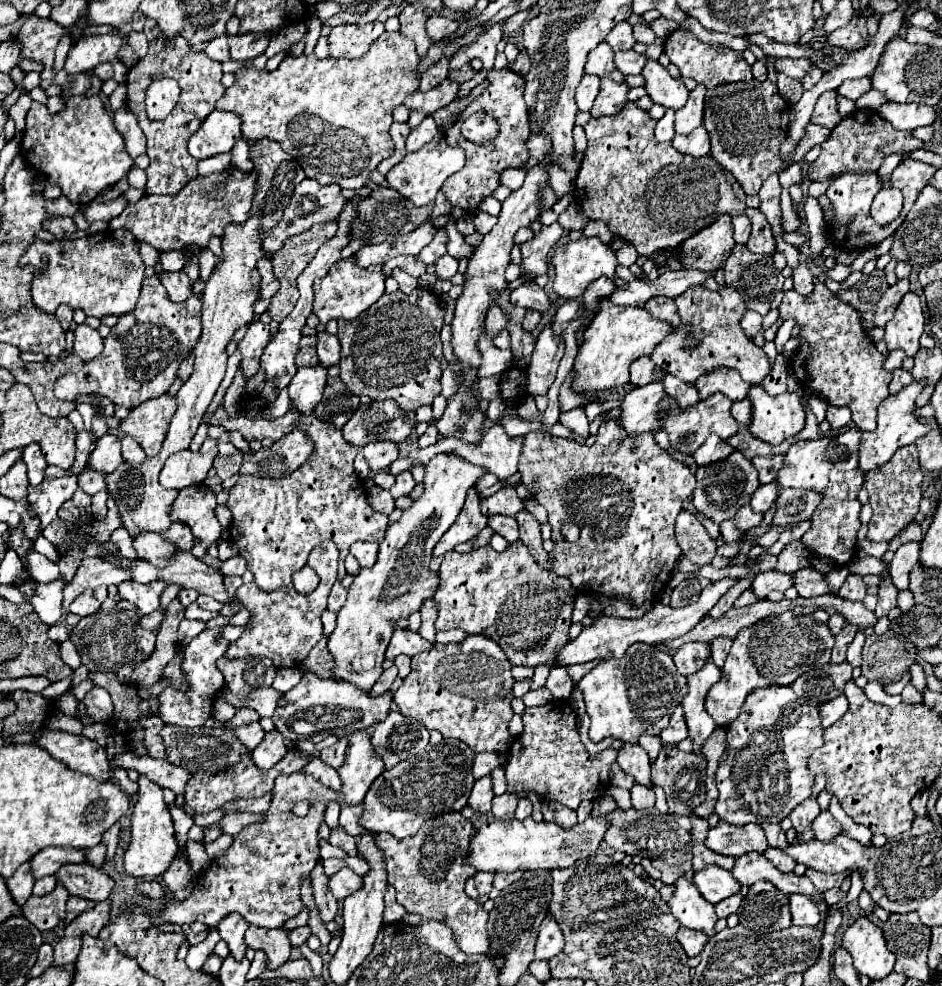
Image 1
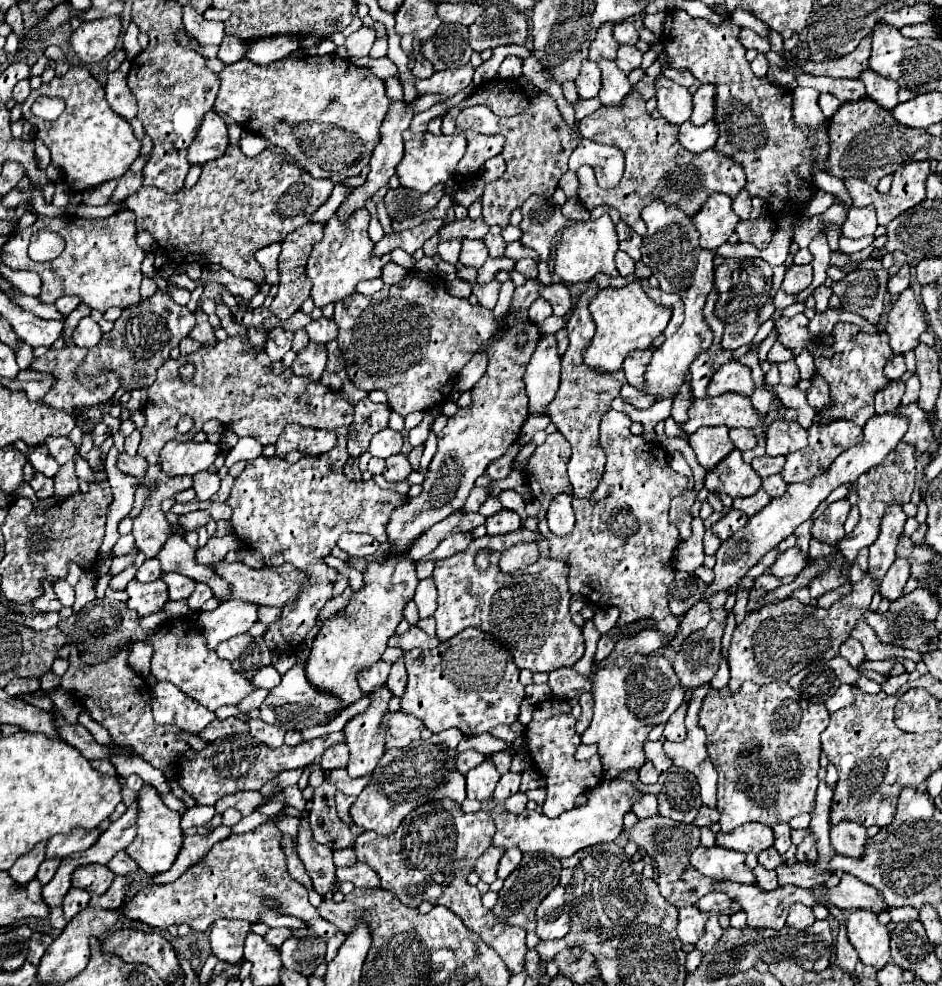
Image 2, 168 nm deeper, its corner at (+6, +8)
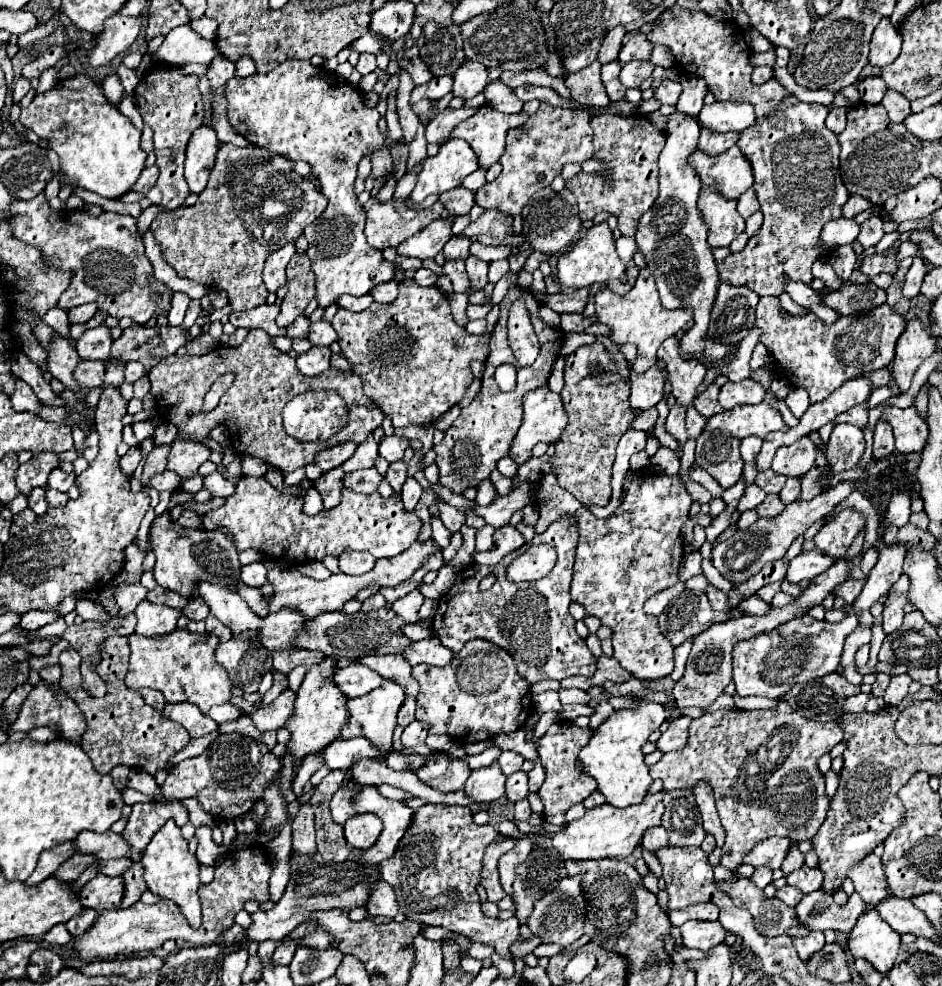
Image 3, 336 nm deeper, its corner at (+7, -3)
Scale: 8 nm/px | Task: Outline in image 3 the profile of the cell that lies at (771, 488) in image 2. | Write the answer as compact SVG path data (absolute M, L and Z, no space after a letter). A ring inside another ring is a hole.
M788 478L786 484L784 484L784 488L782 488L782 492L778 496L780 496L780 500L784 504L794 502L800 496L800 480L798 478Z

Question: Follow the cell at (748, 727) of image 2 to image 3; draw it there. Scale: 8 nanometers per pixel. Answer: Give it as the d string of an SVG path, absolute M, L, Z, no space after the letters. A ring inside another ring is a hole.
M784 698L778 700L778 706L772 708L772 710L716 710L712 714L702 714L700 718L694 718L690 722L690 728L688 728L690 736L688 736L688 746L680 752L666 752L662 756L660 762L656 762L652 766L652 778L660 778L664 782L664 790L674 790L674 788L684 788L684 786L694 786L698 780L708 780L712 790L714 790L714 798L716 798L716 808L718 808L718 814L720 814L720 820L722 820L722 826L726 830L726 842L722 846L722 856L720 856L720 864L726 866L728 870L736 870L740 864L742 864L742 858L748 850L752 850L752 844L764 840L764 838L772 838L772 836L786 836L790 840L810 840L816 830L822 826L824 818L826 818L826 812L828 812L828 806L830 806L830 800L824 792L824 774L818 770L818 760L828 754L832 750L832 746L836 746L840 740L842 740L842 730L838 726L836 720L832 722L816 722L816 720L810 720L810 718L804 718L800 716L798 712L794 712L788 702Z

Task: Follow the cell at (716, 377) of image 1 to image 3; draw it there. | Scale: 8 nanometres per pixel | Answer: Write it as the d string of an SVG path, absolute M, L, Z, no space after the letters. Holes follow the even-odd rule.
M750 378L740 382L726 382L718 396L718 402L724 410L730 410L732 406L740 404L760 404L762 400L764 400L764 388Z

